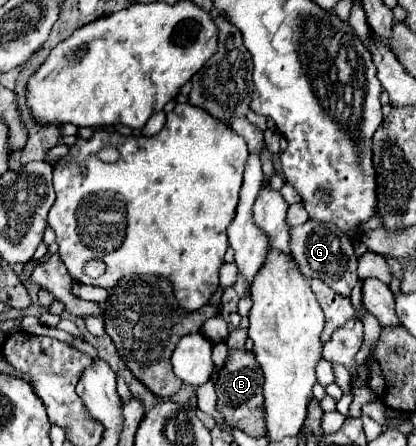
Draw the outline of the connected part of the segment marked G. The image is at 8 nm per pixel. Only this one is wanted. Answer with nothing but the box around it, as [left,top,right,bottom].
[290,220,360,298]

